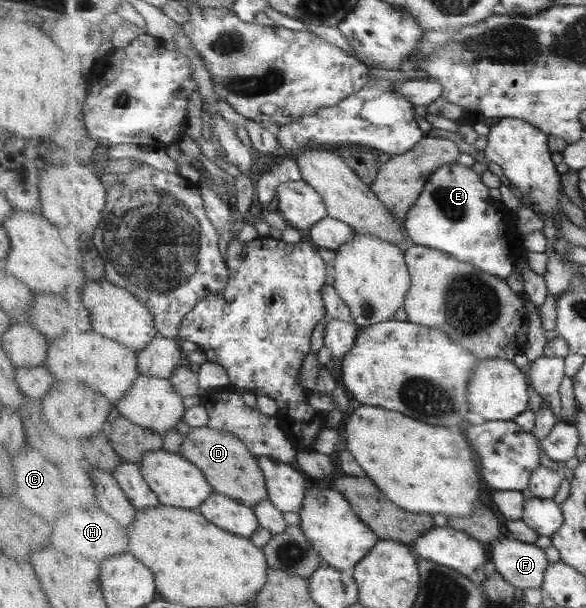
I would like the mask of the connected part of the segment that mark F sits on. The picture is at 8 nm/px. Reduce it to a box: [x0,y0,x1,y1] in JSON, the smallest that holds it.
[488,538,550,589]

